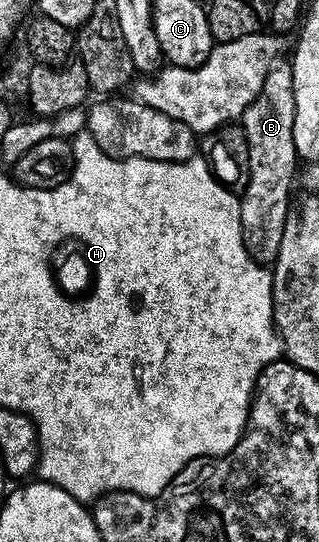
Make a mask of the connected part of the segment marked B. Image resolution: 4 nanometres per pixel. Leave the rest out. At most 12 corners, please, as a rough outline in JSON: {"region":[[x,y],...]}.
{"region":[[268,70],[242,116],[242,241],[275,264],[297,178],[294,81]]}

